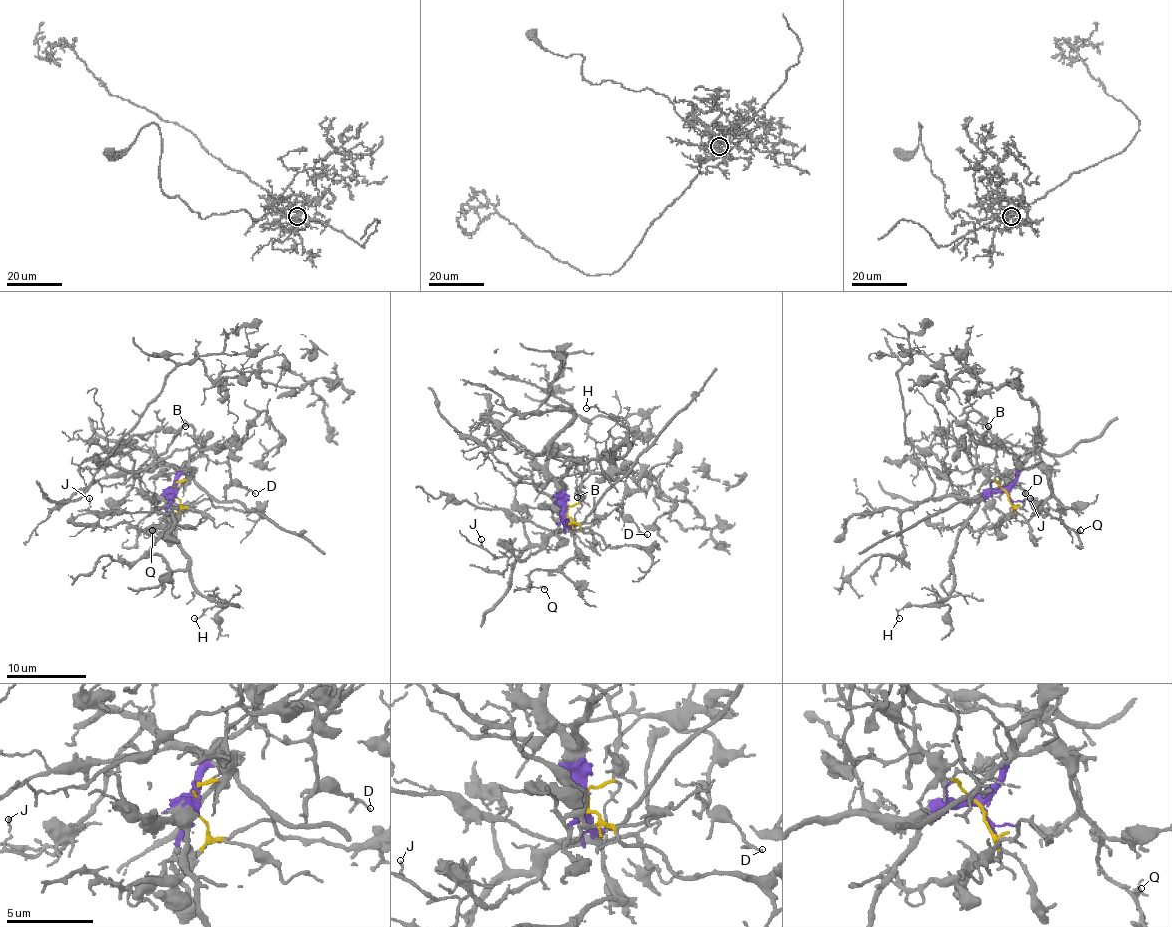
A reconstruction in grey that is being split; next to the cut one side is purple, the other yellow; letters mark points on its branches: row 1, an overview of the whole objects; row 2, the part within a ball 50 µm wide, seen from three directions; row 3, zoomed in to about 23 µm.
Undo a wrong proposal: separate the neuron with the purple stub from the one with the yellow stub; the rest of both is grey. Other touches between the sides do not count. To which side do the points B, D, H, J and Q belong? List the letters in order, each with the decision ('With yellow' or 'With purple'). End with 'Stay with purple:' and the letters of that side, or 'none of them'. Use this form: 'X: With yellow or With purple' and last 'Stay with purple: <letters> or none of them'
B: With yellow
D: With yellow
H: With purple
J: With purple
Q: With purple
Stay with purple: H, J, Q

